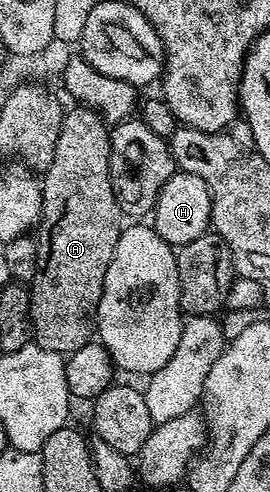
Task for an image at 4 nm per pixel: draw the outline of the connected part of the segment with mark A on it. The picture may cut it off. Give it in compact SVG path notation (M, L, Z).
M74 105L62 117L60 137L56 137L56 153L52 165L41 176L42 205L36 224L38 256L34 278L29 280L30 326L33 342L39 347L59 353L69 353L91 342L96 335L98 302L116 241L124 226L124 216L116 201L110 176L111 128L93 107Z

